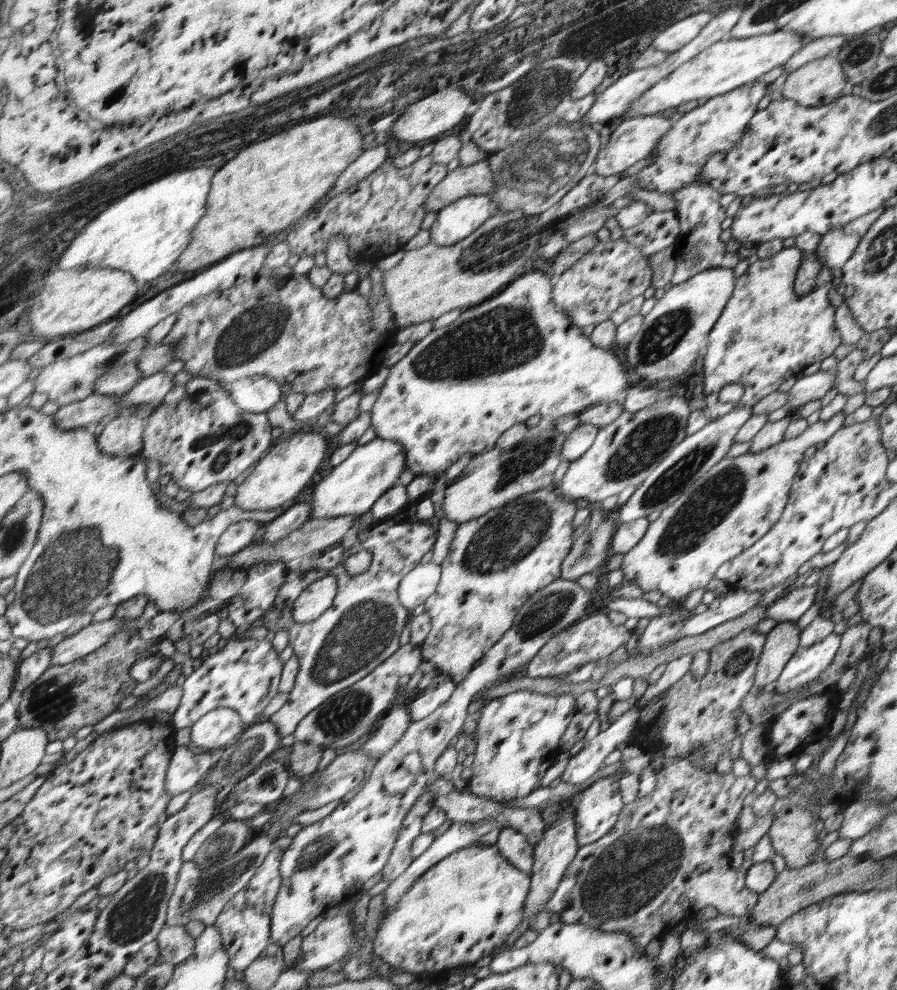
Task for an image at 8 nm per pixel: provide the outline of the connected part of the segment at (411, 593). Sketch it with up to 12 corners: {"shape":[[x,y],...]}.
{"shape":[[419,564],[403,578],[399,601],[416,608],[434,593],[441,566]]}

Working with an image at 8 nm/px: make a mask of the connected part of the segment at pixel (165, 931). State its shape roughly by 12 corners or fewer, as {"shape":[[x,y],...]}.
{"shape":[[184,926],[158,934],[162,960],[180,966],[190,960],[197,938]]}

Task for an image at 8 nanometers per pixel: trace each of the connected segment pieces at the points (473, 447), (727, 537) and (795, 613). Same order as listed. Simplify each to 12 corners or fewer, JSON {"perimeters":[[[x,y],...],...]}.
{"perimeters":[[[520,277],[434,329],[370,435],[416,474],[540,414],[619,402],[626,364]],[[844,411],[698,477],[624,553],[672,599],[778,522]],[[818,582],[790,591],[764,611],[778,623],[797,621],[814,602]]]}

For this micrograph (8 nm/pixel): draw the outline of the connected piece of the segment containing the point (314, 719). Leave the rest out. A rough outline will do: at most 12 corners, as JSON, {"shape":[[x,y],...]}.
{"shape":[[407,643],[292,734],[337,751],[360,742],[423,663]]}

